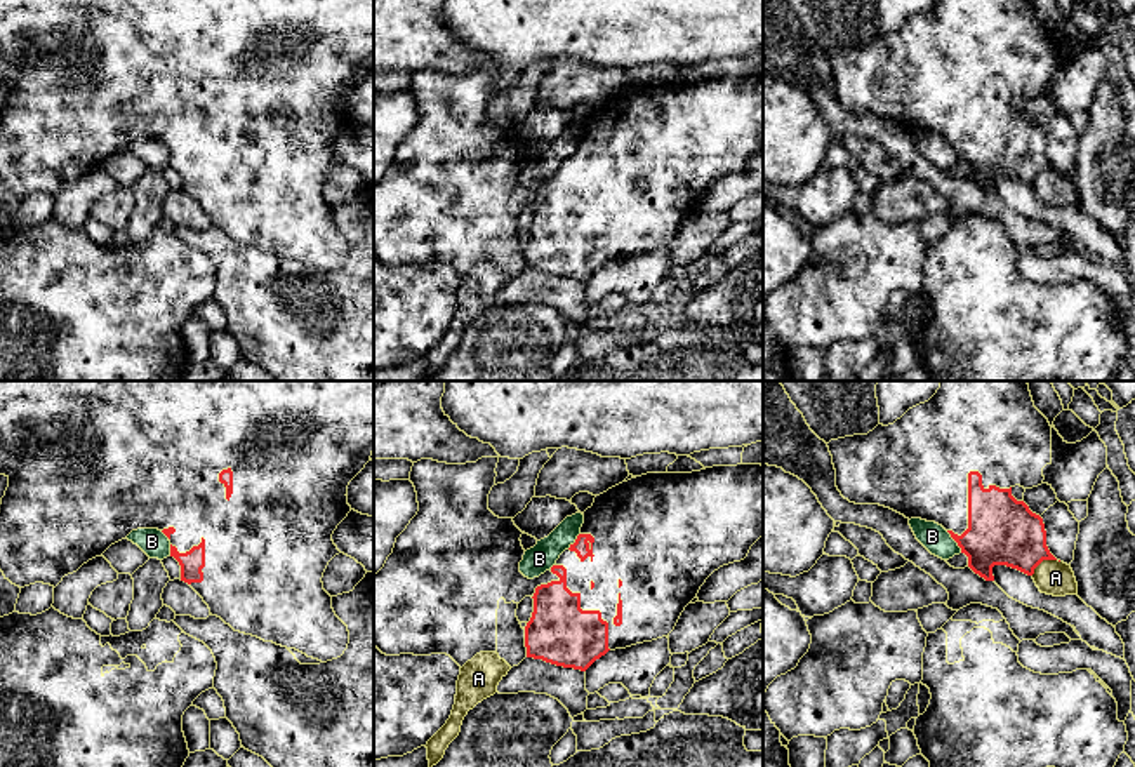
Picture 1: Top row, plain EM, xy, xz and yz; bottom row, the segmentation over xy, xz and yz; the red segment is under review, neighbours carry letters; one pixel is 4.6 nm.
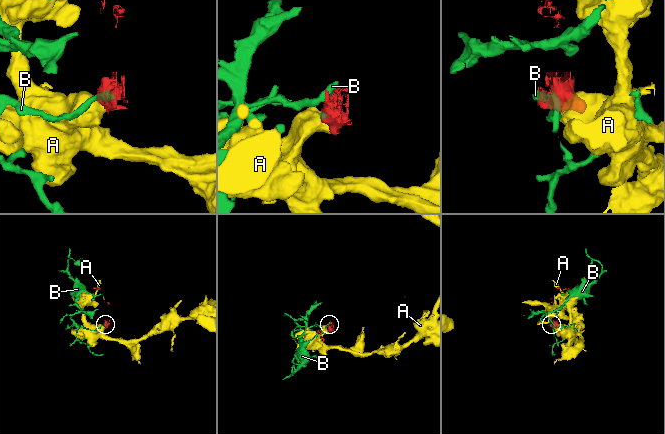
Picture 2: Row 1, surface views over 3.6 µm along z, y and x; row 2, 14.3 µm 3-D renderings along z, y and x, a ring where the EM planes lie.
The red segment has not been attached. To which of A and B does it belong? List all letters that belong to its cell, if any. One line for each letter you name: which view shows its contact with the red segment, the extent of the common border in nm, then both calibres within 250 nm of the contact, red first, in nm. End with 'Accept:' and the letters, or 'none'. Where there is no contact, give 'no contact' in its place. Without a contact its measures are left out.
Accept: none

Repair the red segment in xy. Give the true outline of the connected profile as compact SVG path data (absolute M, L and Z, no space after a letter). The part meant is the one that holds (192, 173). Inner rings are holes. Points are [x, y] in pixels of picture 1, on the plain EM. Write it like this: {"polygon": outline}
{"polygon": "M0 0L0 85L9 89L9 97L0 115L0 181L12 195L24 198L35 193L57 197L64 186L76 183L83 174L103 163L115 153L125 150L137 139L158 139L170 151L170 167L181 176L181 191L188 193L209 216L210 224L221 228L235 242L257 247L264 252L295 259L322 273L337 270L349 254L348 237L335 226L332 207L323 200L323 183L329 172L341 162L332 151L337 136L348 127L348 96L365 78L374 63L374 0Z"}

